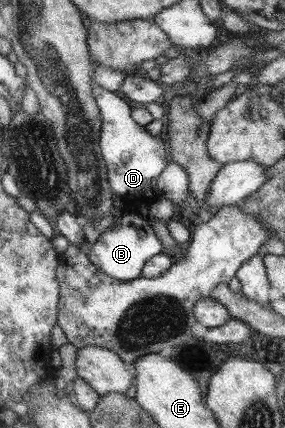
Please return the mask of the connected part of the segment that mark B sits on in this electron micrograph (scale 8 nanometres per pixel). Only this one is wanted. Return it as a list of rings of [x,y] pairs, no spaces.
[[[120,213],[114,216],[114,224],[105,232],[98,233],[96,243],[87,251],[86,257],[99,266],[104,273],[120,281],[133,281],[143,275],[144,265],[152,257],[163,253],[162,242],[154,234],[147,217]]]

